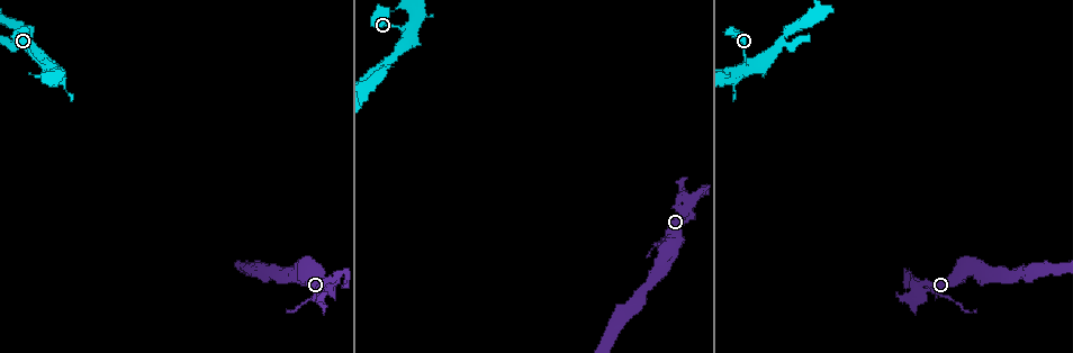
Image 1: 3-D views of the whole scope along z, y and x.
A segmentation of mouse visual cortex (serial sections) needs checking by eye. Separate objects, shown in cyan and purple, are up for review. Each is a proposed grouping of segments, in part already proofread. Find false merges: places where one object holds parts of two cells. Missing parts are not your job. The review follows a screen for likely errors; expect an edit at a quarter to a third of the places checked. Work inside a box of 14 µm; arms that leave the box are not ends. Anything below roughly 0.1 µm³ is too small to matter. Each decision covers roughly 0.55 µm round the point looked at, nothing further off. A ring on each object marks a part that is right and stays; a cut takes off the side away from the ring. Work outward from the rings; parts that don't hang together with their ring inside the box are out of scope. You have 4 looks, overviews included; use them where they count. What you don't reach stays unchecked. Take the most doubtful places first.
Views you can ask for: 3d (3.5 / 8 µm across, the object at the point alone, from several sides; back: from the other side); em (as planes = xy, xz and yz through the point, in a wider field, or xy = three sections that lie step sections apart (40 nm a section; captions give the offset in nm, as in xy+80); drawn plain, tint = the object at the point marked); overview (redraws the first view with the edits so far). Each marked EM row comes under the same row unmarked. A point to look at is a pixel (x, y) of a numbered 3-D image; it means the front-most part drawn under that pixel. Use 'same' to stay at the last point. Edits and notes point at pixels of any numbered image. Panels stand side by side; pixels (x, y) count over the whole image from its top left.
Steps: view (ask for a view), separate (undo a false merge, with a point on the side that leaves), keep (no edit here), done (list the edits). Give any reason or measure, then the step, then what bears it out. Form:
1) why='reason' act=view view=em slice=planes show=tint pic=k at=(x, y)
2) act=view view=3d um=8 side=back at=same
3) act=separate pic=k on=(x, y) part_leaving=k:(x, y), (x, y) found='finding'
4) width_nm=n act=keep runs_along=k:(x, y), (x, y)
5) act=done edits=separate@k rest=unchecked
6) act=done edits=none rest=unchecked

why='sharp bend' act=view view=3d um=3.5 side=back pic=1 at=(687, 196)

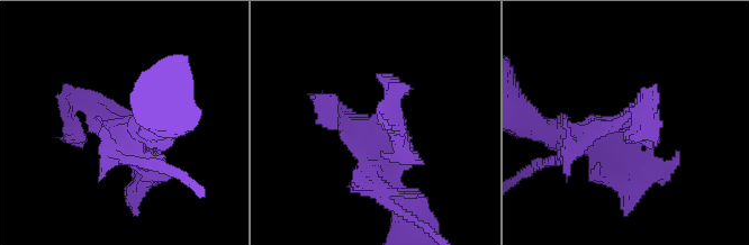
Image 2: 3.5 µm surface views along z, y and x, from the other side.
why='now the EM' act=view view=em slice=xy step=2 show=tint pic=2 at=(376, 128)

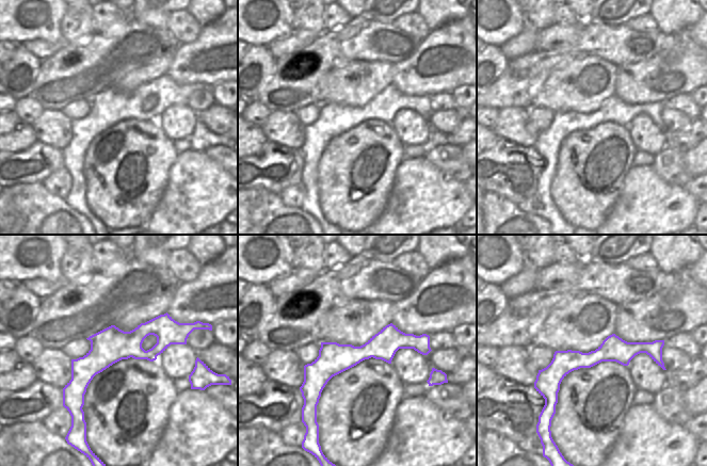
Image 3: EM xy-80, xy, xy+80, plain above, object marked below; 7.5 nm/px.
act=keep runs_along=3:(185, 332), (143, 330), (114, 344), (66, 400) found='continuous, no second cell'

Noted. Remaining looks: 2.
why='sharp bend' act=view view=em slice=xy step=1 show=tint pic=1 at=(418, 11)

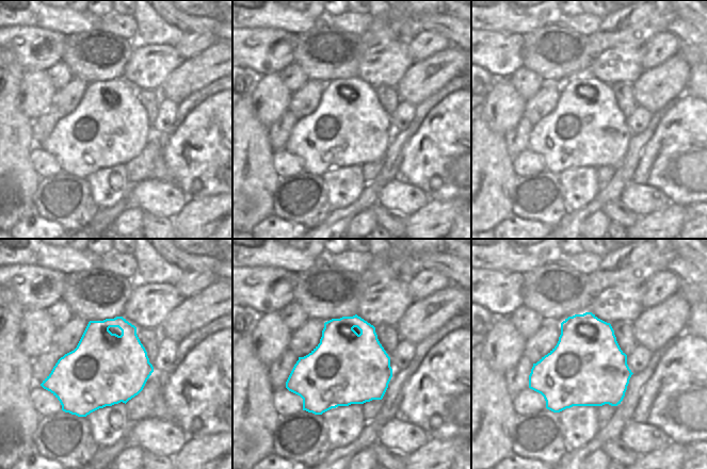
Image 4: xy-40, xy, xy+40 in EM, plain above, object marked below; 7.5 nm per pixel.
why='wider look' act=view view=3d um=3.5 at=same

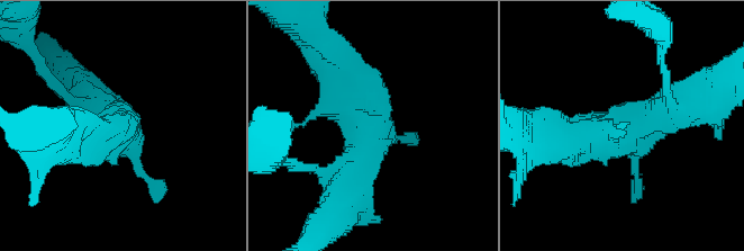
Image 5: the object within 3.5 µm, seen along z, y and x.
act=keep runs_along=5:(338, 182), (370, 125), (352, 105), (307, 118) found='all the same cell'

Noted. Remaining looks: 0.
act=done edits=none rest=unchecked

